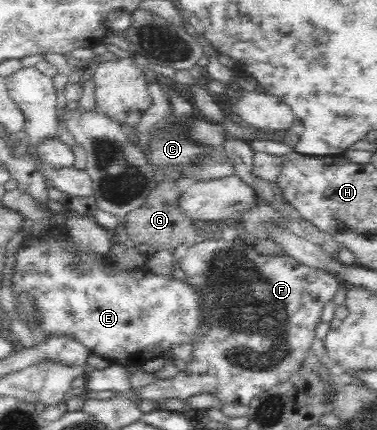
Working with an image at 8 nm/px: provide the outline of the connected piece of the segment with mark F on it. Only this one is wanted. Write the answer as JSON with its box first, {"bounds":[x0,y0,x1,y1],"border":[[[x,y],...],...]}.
{"bounds":[138,231,342,408],"border":[[[225,231],[219,237],[201,237],[196,239],[196,243],[190,243],[181,251],[178,259],[178,266],[183,271],[184,281],[199,293],[201,299],[201,311],[203,311],[203,323],[199,331],[195,331],[195,339],[191,341],[191,359],[186,362],[184,370],[178,370],[175,377],[163,380],[146,380],[145,383],[138,389],[138,395],[145,399],[187,399],[199,394],[209,394],[217,397],[217,407],[221,408],[229,404],[248,405],[257,396],[269,391],[272,387],[287,381],[290,377],[298,376],[299,373],[305,370],[304,361],[306,353],[311,350],[313,340],[315,339],[315,329],[319,325],[321,314],[325,304],[333,300],[337,291],[341,288],[342,283],[332,273],[325,269],[317,269],[300,264],[292,257],[283,255],[263,255],[255,250],[255,246],[249,245],[244,240],[236,238],[235,231]]]}

